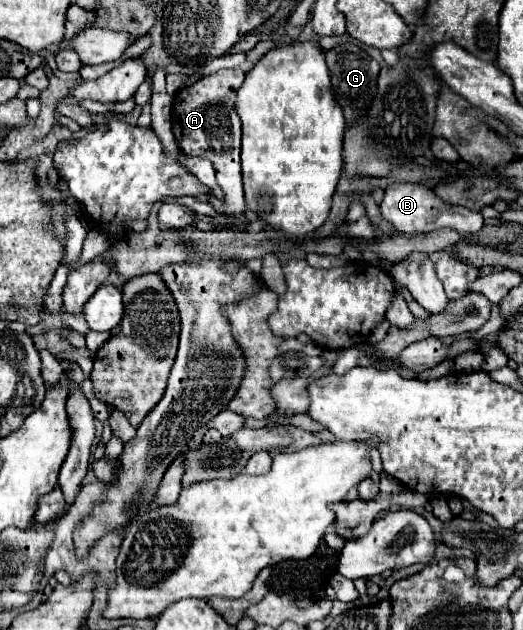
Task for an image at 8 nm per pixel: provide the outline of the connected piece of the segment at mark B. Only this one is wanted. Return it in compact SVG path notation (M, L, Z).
M406 181L390 183L384 191L384 199L380 203L380 213L398 233L412 235L412 233L428 233L428 231L440 229L440 227L450 227L460 233L464 243L480 245L476 241L476 235L482 231L482 225L484 225L482 215L468 207L444 203L430 187L426 187L422 183L406 183Z

